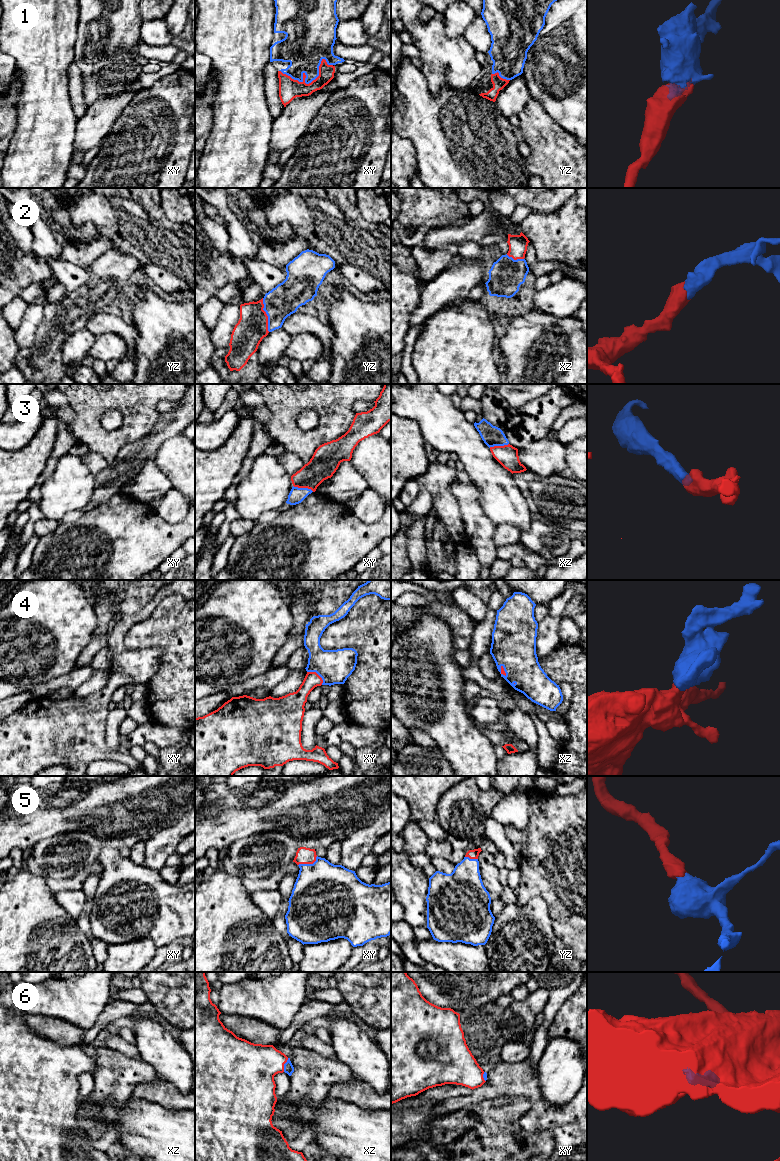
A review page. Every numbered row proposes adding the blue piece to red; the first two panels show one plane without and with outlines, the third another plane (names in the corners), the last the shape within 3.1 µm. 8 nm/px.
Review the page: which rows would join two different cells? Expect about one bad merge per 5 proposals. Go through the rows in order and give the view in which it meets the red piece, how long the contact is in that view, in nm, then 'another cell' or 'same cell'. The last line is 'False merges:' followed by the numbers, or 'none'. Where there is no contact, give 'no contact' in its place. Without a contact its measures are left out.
1: contact in xy; length 440 nm; same cell
2: contact in yz; length 280 nm; same cell
3: contact in xy; length 180 nm; same cell
4: contact in xy; length 170 nm; same cell
5: contact in xy; length 180 nm; same cell
6: contact in xz; length 120 nm; same cell
False merges: none

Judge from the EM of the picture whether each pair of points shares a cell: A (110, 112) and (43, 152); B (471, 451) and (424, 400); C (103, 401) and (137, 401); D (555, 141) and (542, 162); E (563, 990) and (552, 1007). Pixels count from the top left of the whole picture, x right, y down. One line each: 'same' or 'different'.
A: different
B: same
C: same
D: same
E: same

